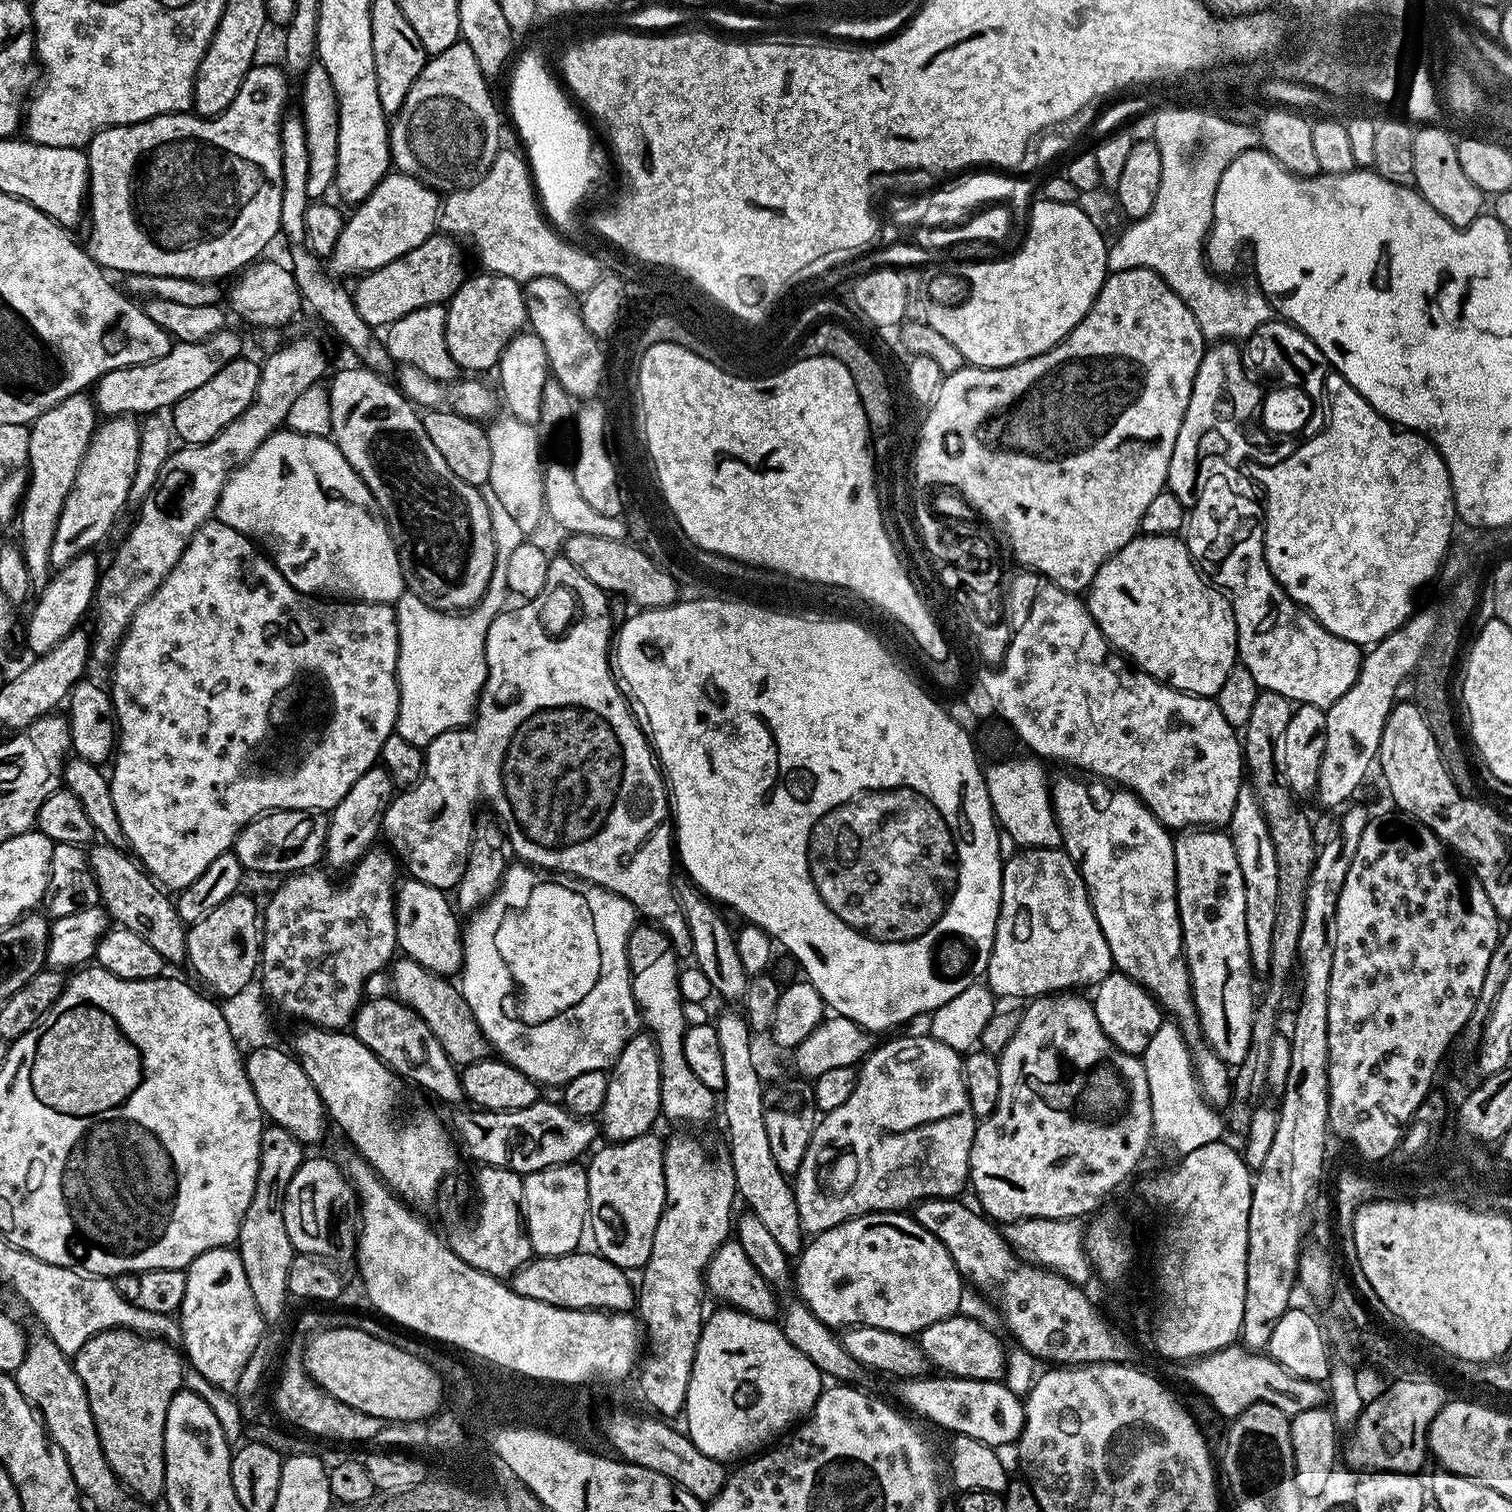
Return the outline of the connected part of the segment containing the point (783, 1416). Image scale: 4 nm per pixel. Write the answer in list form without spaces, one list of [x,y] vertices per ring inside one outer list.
[[[720,1306],[713,1316],[711,1313],[705,1319],[704,1329],[698,1338],[688,1397],[682,1413],[683,1419],[688,1419],[686,1435],[694,1446],[698,1446],[698,1450],[702,1450],[702,1454],[715,1460],[729,1462],[728,1460],[739,1461],[741,1458],[751,1457],[765,1447],[763,1444],[767,1440],[775,1441],[783,1437],[811,1413],[822,1391],[820,1380],[822,1381],[822,1374],[814,1366],[814,1362],[810,1362],[810,1358],[806,1358],[802,1350],[794,1350],[794,1346],[790,1346],[779,1323],[759,1320],[737,1308]]]

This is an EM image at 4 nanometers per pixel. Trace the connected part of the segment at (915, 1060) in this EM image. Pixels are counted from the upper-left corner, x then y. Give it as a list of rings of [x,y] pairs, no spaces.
[[[923,1034],[923,1036],[900,1036],[897,1040],[892,1040],[889,1044],[873,1047],[872,1051],[868,1053],[866,1059],[859,1065],[858,1071],[860,1076],[855,1077],[856,1085],[854,1090],[850,1094],[850,1098],[846,1098],[846,1102],[842,1102],[842,1106],[838,1106],[834,1110],[823,1113],[819,1117],[816,1129],[814,1130],[814,1138],[810,1138],[810,1146],[806,1146],[806,1158],[802,1158],[802,1166],[798,1169],[794,1177],[794,1191],[796,1194],[796,1205],[798,1206],[798,1214],[800,1215],[800,1221],[804,1227],[805,1233],[815,1234],[818,1232],[825,1232],[830,1230],[834,1226],[838,1226],[843,1220],[849,1220],[851,1216],[864,1216],[867,1212],[899,1212],[901,1210],[911,1209],[913,1206],[920,1203],[922,1200],[933,1200],[939,1196],[947,1196],[949,1198],[956,1198],[961,1195],[960,1191],[966,1188],[969,1183],[968,1179],[968,1159],[970,1158],[970,1150],[972,1149],[972,1143],[974,1142],[974,1134],[976,1133],[976,1125],[978,1118],[972,1113],[972,1107],[970,1106],[970,1098],[968,1097],[968,1091],[966,1090],[966,1082],[964,1081],[964,1061],[961,1053],[955,1052],[950,1046],[946,1046],[942,1042],[938,1042],[932,1035]]]

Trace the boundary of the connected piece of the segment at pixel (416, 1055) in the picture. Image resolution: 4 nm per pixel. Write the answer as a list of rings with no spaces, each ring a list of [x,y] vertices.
[[[365,999],[356,1012],[354,1034],[383,1064],[387,1064],[401,1081],[409,1080],[410,1083],[433,1092],[444,1104],[460,1106],[465,1103],[457,1065],[452,1063],[446,1050],[442,1050],[438,1038],[430,1034],[430,1026],[426,1026],[426,1022],[422,1022],[416,1011],[407,1008],[401,1000]]]

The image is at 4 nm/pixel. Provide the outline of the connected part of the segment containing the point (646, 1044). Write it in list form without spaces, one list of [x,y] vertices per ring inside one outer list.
[[[641,1030],[630,1038],[630,1042],[626,1042],[608,1077],[606,1102],[598,1113],[598,1128],[603,1139],[619,1142],[649,1135],[653,1131],[652,1123],[662,1116],[661,1087],[658,1046],[651,1034]]]

